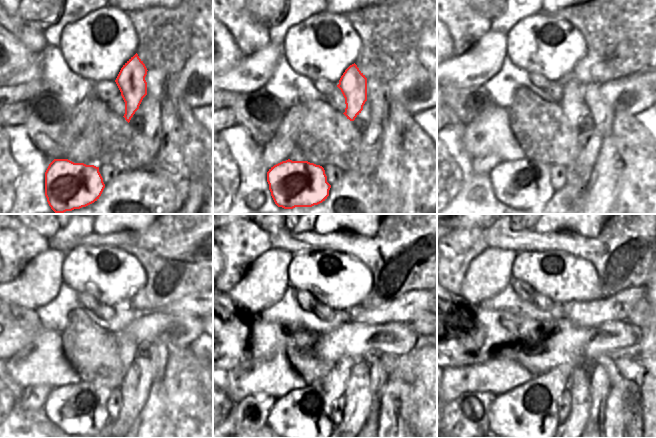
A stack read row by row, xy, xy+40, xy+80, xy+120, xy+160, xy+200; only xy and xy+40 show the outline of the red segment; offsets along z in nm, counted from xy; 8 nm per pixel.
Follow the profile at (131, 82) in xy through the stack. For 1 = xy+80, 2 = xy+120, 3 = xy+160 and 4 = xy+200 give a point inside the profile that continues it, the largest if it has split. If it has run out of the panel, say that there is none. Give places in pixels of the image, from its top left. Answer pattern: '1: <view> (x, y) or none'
1: xy+80 (573, 104)
2: xy+120 (124, 313)
3: xy+160 (302, 415)
4: xy+200 (525, 416)

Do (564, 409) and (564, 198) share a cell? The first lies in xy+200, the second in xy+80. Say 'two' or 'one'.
two

